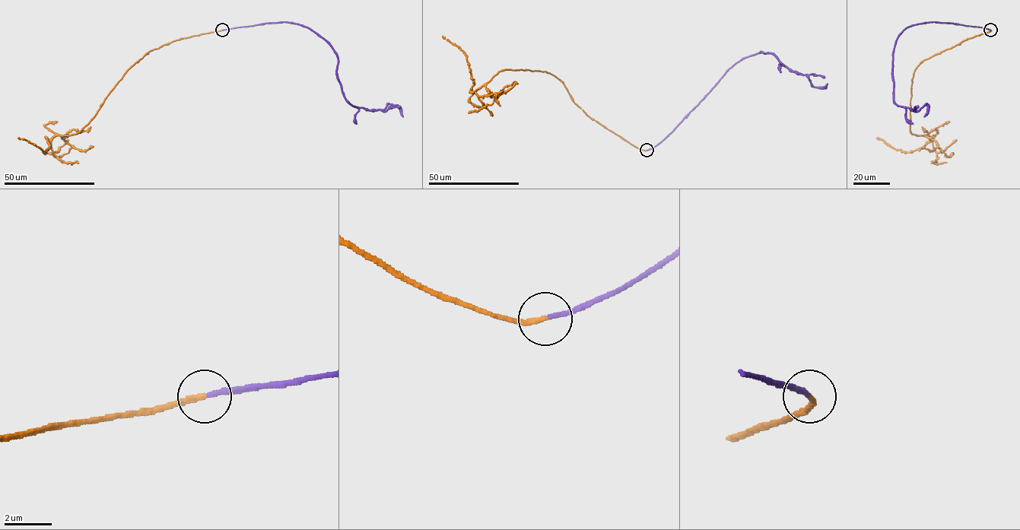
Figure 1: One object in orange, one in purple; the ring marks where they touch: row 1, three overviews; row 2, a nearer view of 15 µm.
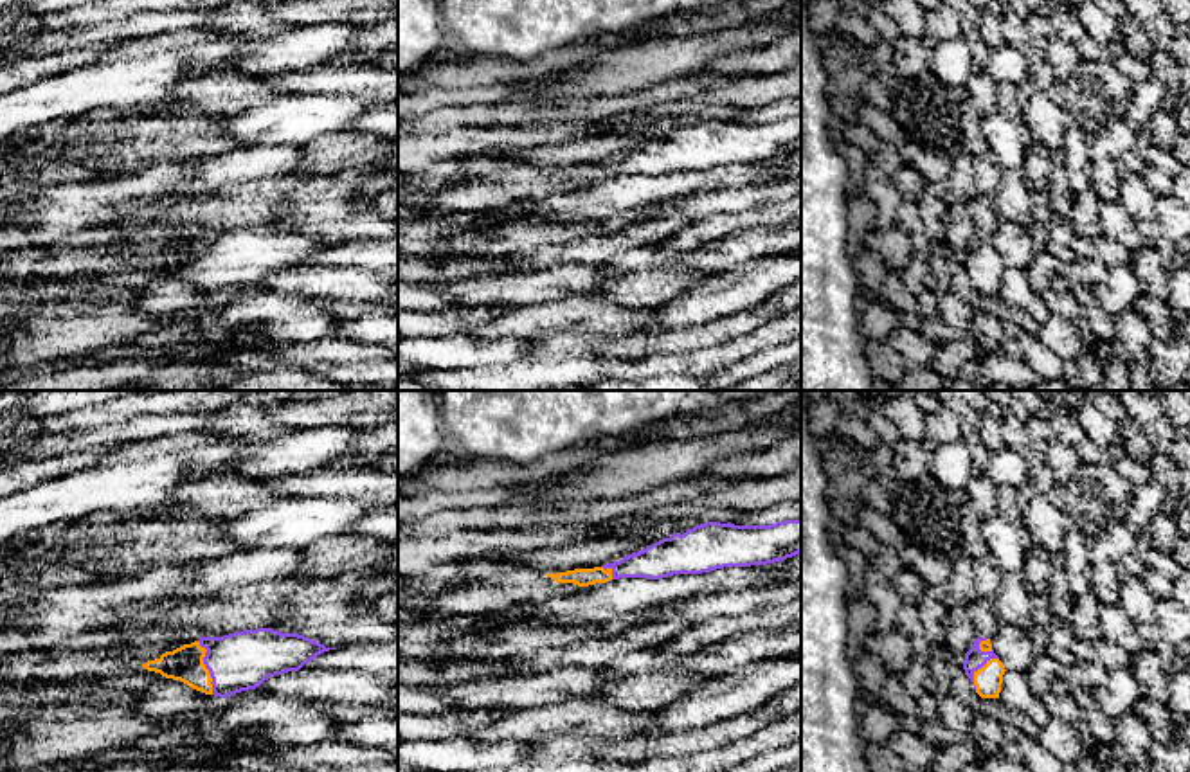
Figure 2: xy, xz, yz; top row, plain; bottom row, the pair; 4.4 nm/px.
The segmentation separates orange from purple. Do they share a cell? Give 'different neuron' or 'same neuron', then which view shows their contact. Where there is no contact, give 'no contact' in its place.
same neuron | xy

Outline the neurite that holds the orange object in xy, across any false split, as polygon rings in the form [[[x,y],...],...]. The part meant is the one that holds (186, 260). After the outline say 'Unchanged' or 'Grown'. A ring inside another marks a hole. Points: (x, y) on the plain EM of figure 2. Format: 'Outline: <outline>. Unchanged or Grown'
Outline: [[[256,225],[223,234],[200,234],[148,257],[142,265],[205,292],[229,295],[259,284],[268,274],[299,268],[329,247],[337,245],[326,245],[299,230]]]. Grown

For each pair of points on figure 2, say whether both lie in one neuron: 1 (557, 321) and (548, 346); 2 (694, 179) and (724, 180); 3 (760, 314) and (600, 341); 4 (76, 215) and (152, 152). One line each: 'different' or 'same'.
1: different
2: same
3: same
4: different

